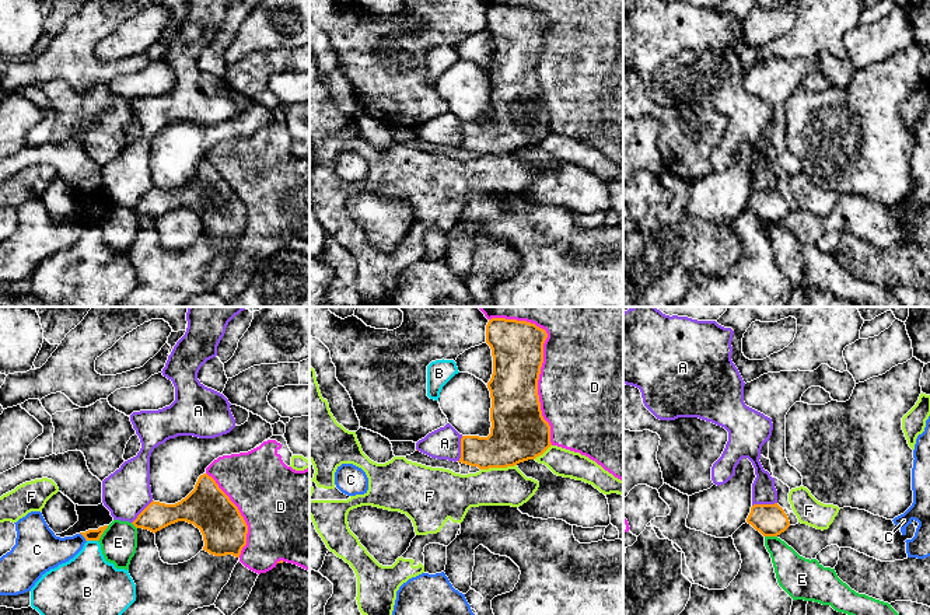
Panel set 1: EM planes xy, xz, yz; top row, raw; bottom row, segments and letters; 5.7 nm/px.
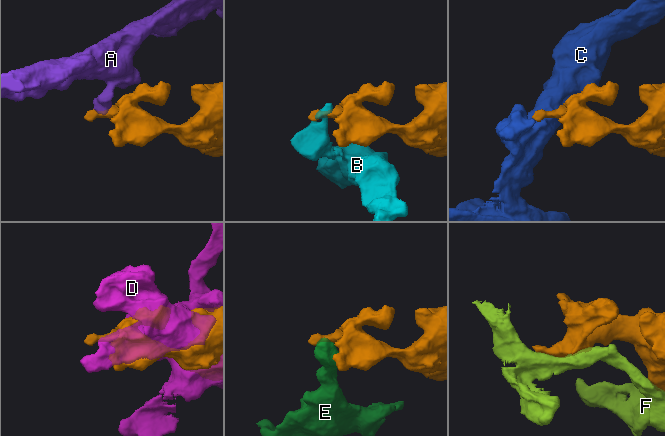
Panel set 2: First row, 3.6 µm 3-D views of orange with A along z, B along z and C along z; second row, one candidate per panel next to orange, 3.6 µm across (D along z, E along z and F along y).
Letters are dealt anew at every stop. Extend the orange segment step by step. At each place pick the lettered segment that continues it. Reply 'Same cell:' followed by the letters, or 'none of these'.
Same cell: none of these

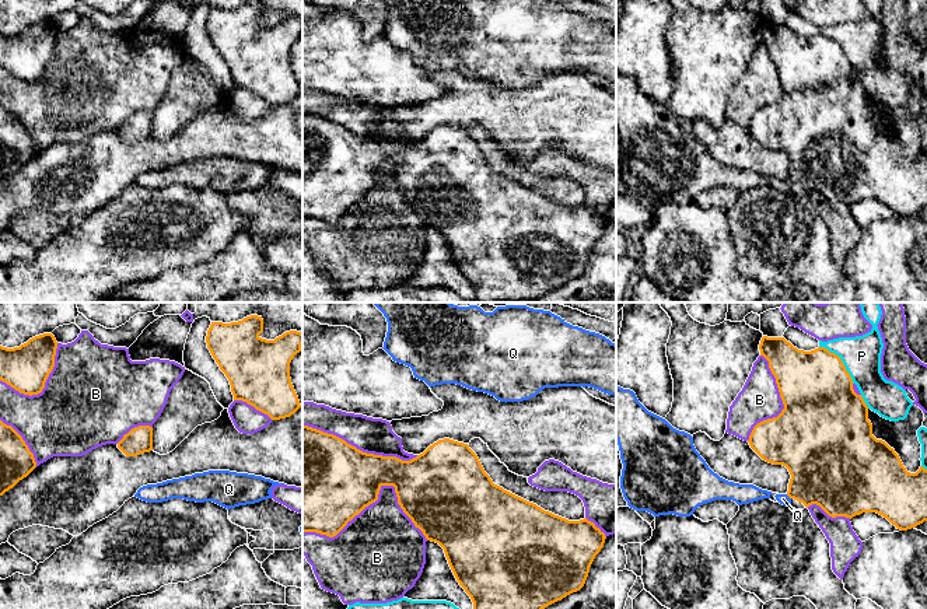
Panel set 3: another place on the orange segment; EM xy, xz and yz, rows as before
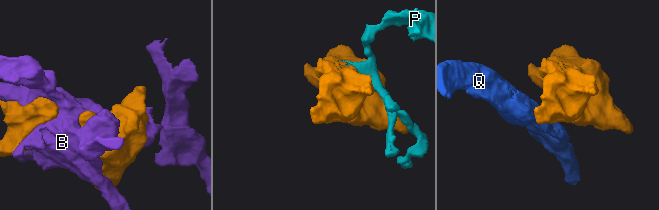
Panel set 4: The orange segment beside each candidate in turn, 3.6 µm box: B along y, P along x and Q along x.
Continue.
Same cell: Q

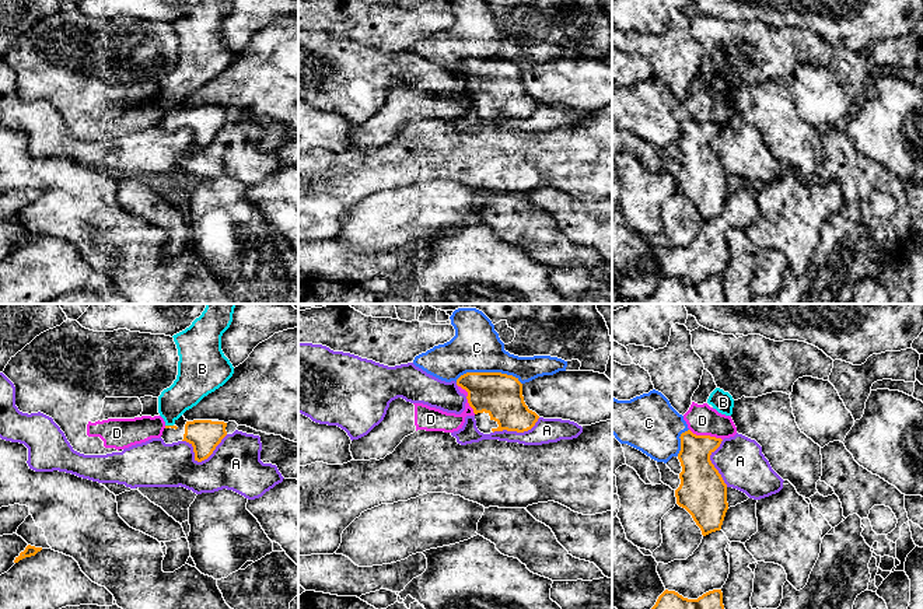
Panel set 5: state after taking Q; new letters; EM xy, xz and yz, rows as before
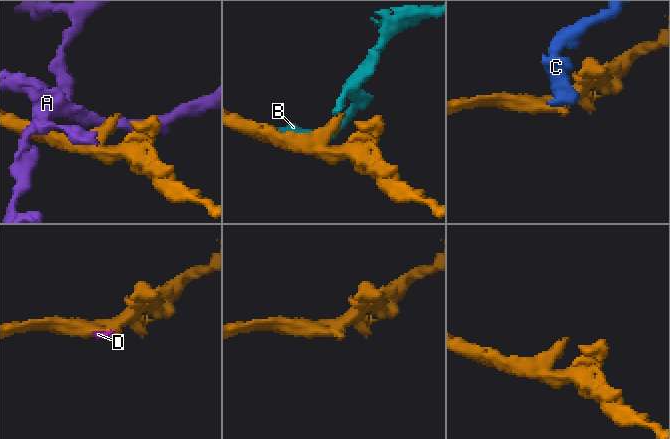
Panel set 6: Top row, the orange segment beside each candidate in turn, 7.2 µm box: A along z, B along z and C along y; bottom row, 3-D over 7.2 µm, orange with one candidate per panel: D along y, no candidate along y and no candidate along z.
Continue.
Same cell: B

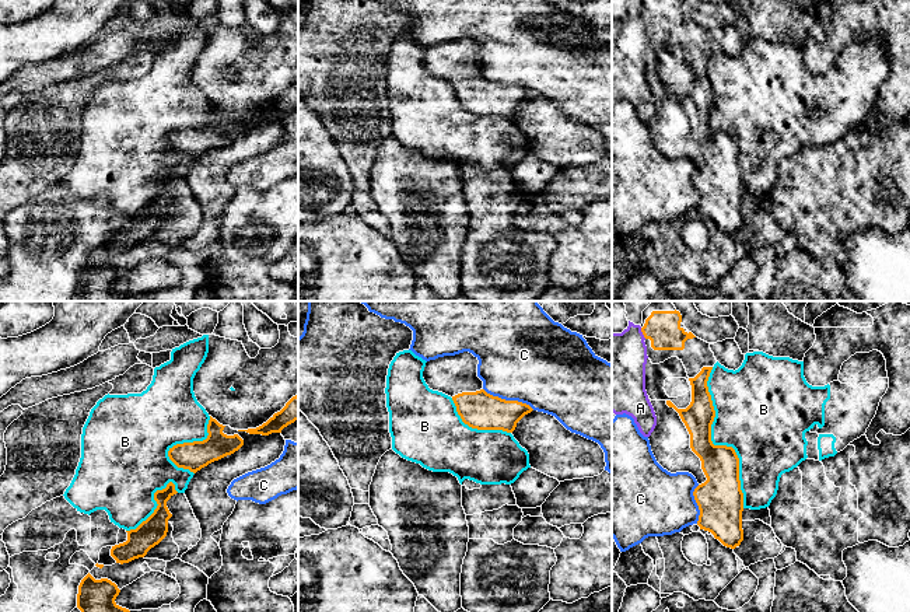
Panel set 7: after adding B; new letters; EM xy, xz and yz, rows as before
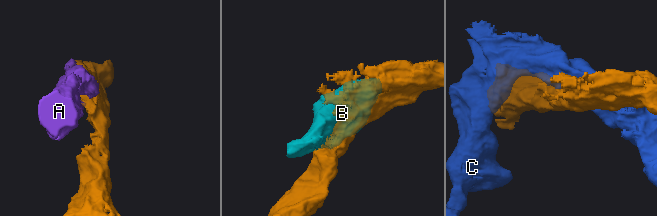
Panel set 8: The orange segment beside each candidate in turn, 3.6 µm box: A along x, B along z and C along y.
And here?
Same cell: none of these

